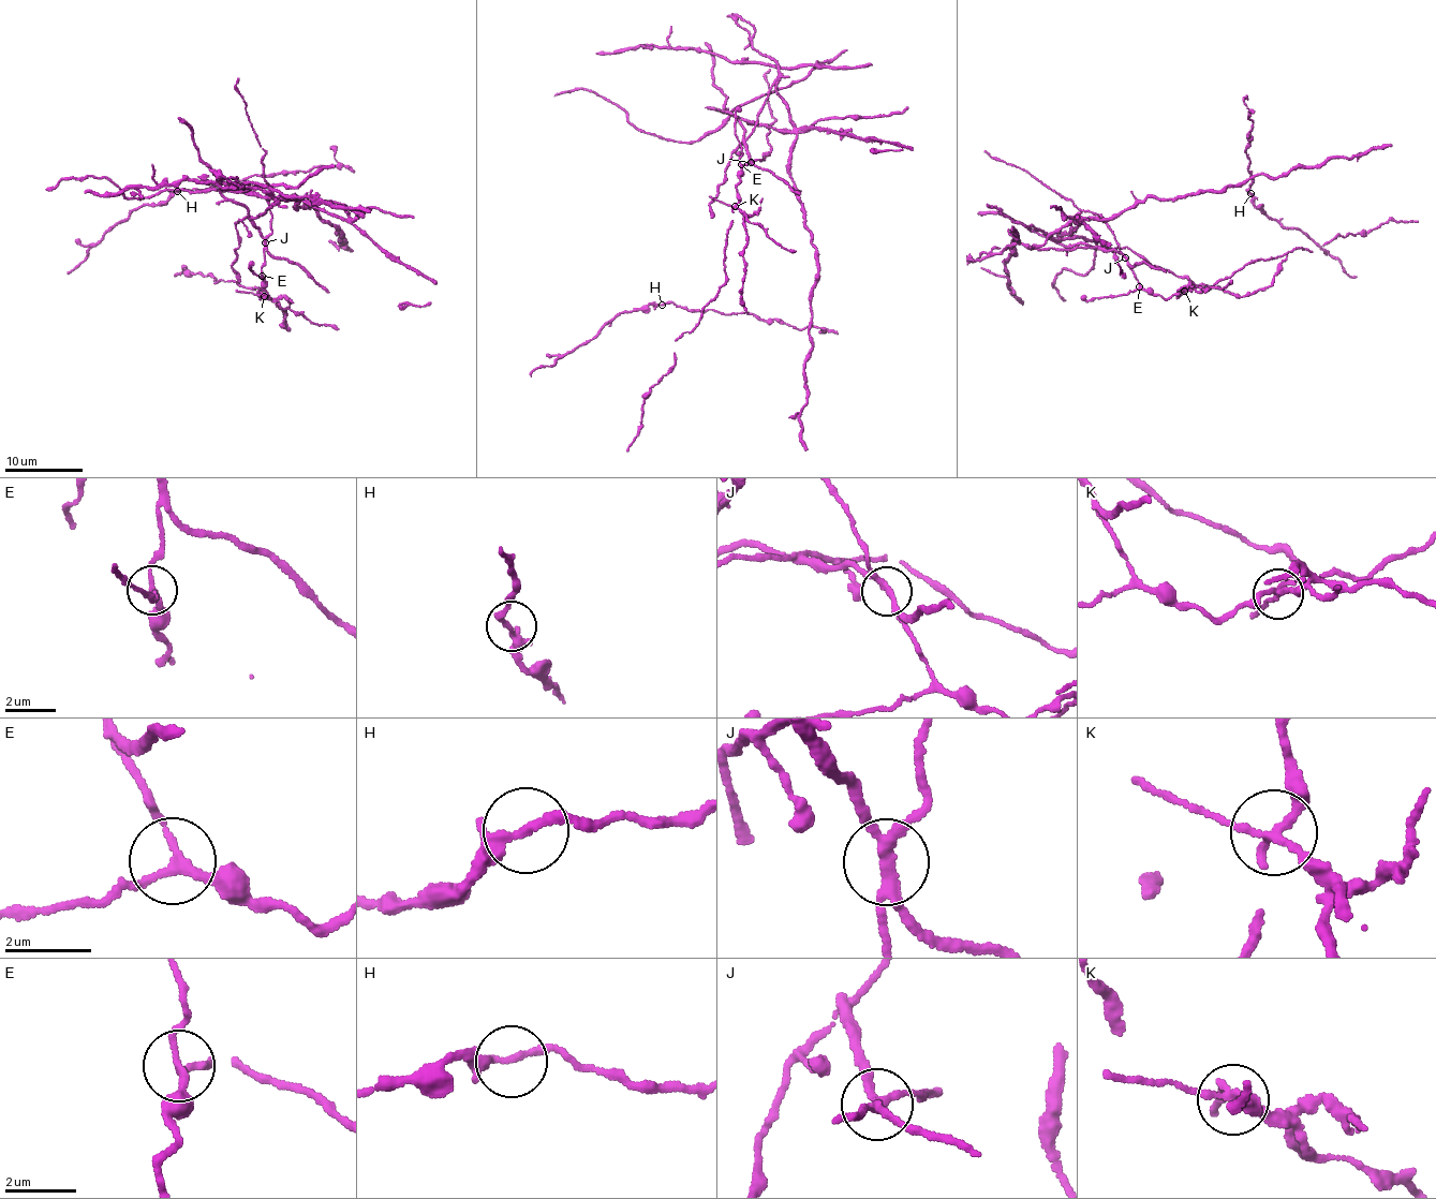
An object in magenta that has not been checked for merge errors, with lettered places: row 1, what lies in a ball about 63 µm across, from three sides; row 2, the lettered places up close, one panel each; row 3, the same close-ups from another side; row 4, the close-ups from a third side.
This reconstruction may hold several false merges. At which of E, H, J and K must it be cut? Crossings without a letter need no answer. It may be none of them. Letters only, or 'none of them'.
J, K

